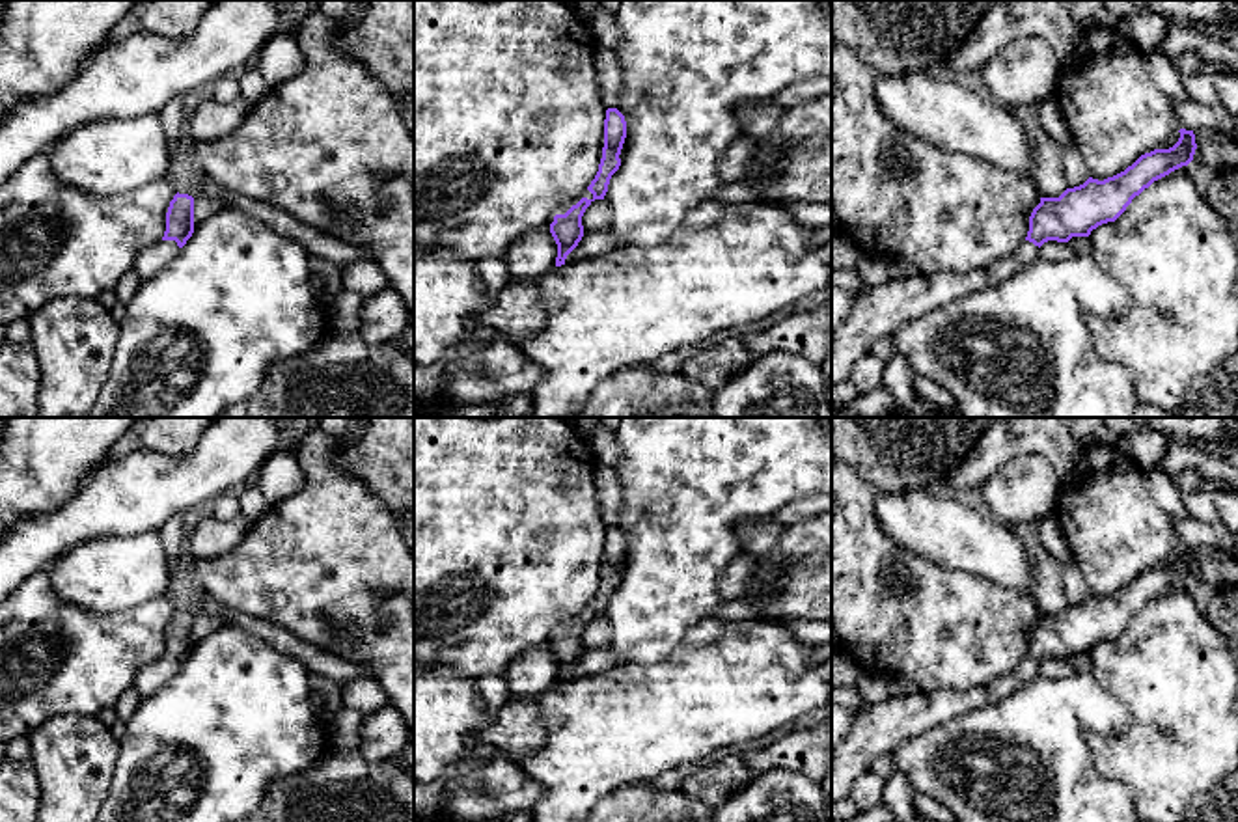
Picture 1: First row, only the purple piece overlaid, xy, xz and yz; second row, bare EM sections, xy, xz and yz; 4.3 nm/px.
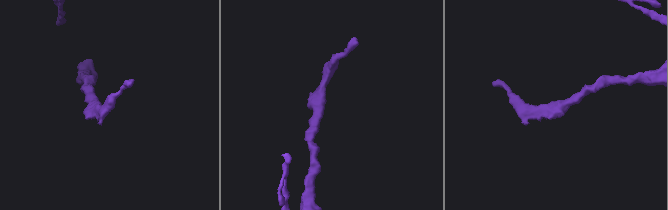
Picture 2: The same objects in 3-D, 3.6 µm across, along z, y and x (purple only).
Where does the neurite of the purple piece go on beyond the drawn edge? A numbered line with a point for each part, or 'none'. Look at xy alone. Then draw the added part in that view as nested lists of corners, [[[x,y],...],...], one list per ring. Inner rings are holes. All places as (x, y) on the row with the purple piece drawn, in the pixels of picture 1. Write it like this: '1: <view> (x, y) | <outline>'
1: xy (151, 260) | [[[160,240],[155,246],[144,248],[134,259],[134,270],[140,280],[149,280],[172,263],[179,253],[175,240]]]

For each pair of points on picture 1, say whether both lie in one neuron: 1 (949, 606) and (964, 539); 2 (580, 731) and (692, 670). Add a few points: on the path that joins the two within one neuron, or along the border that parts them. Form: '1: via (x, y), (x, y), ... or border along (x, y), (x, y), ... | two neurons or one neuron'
1: border along (916, 554), (951, 569), (970, 571), (998, 586) | two neurons
2: via (608, 729), (642, 720), (664, 698) | one neuron

